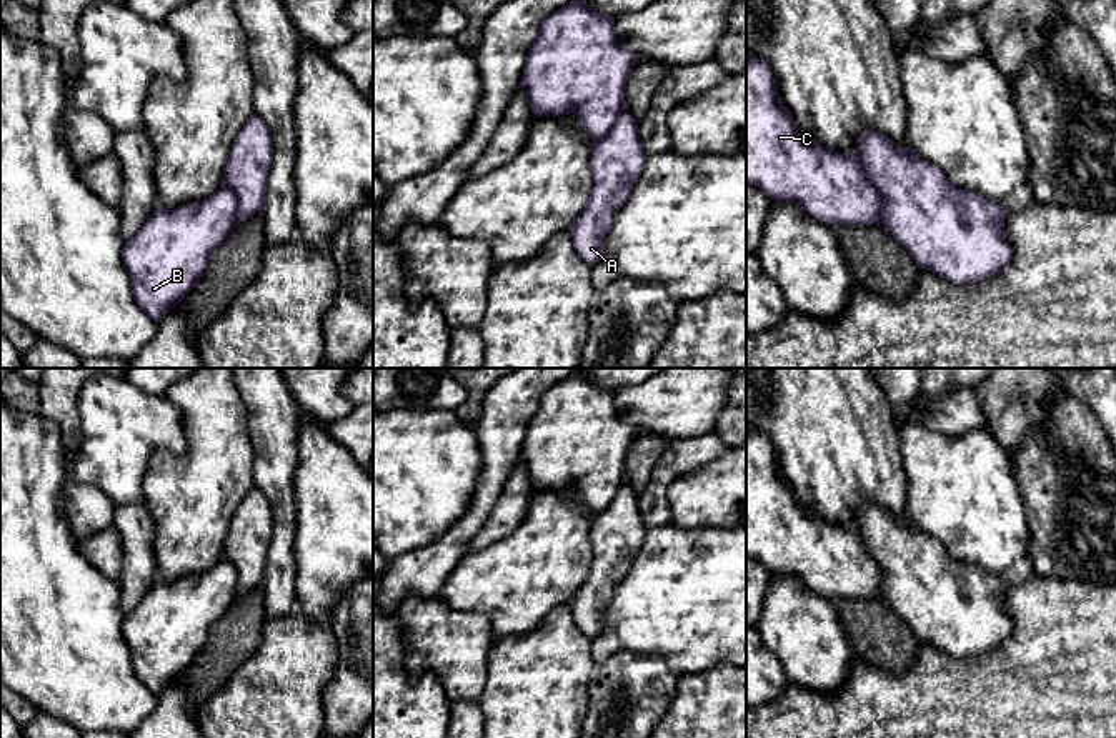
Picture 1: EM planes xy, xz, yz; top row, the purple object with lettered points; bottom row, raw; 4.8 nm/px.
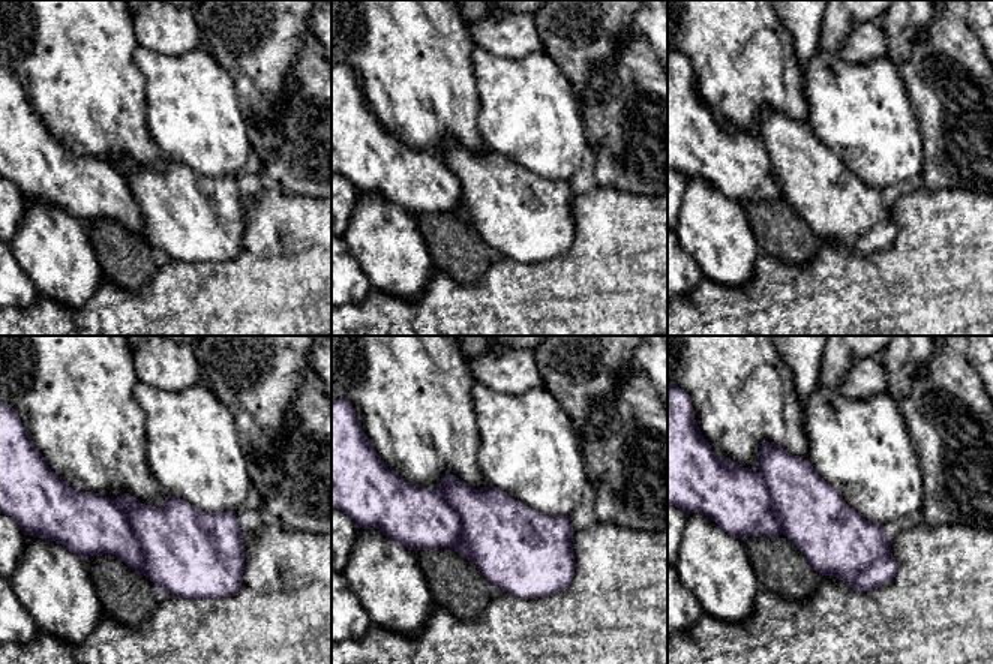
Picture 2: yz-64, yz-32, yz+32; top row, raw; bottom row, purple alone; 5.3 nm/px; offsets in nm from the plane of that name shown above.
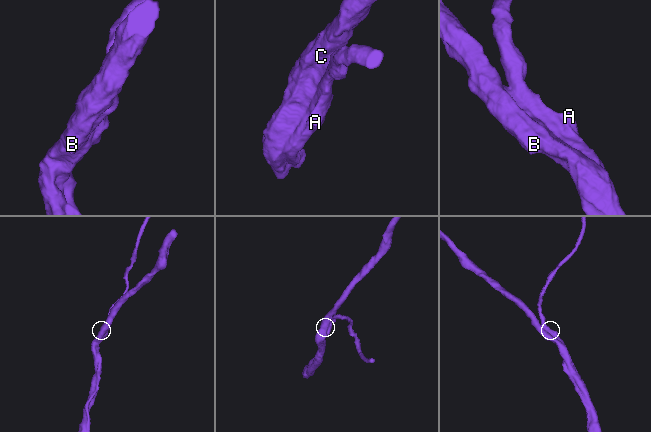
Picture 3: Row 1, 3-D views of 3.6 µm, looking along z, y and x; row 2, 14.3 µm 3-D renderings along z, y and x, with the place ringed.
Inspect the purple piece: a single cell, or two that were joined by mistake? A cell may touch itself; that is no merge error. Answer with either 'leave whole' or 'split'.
leave whole

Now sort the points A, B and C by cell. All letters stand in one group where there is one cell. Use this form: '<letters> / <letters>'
A B C

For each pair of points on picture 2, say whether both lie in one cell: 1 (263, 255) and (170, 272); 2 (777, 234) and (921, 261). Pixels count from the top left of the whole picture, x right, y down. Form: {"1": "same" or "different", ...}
{"1": "same", "2": "different"}

